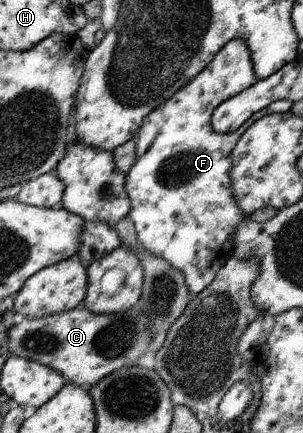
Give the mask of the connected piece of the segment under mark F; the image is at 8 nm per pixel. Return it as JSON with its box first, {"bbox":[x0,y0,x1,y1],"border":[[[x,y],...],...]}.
{"bbox":[127,39,258,297],"border":[[[243,39],[229,41],[203,72],[155,109],[145,119],[143,127],[136,132],[136,158],[127,173],[128,196],[132,200],[132,211],[128,216],[144,248],[157,257],[166,259],[183,273],[192,297],[203,292],[216,279],[228,259],[233,257],[233,235],[236,235],[236,229],[244,223],[244,217],[249,217],[240,208],[232,190],[231,160],[232,153],[240,137],[248,131],[249,124],[229,134],[221,134],[212,125],[212,116],[223,101],[256,83],[258,79],[251,59],[247,42]]]}

